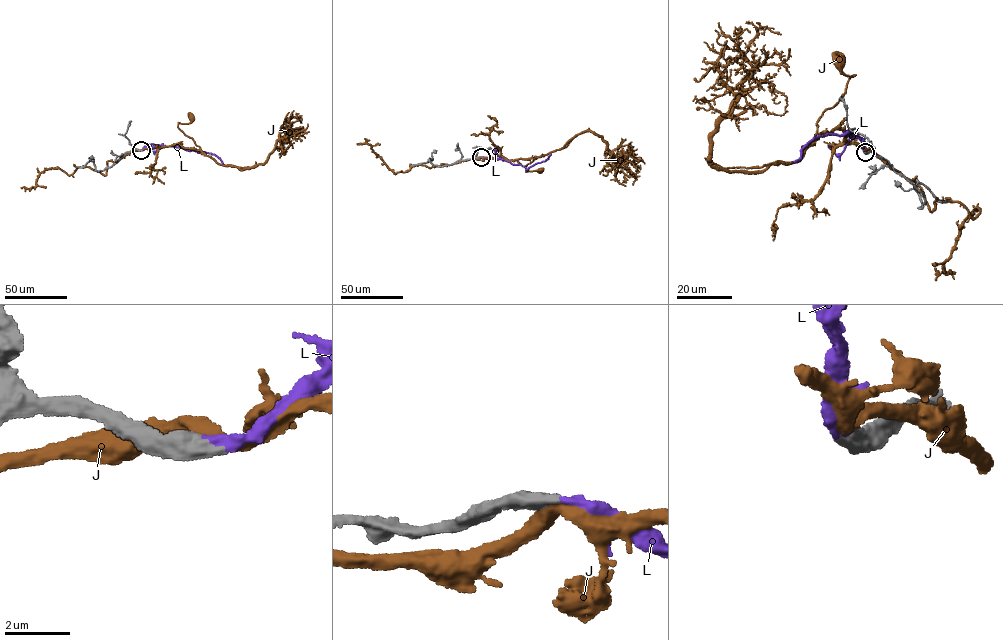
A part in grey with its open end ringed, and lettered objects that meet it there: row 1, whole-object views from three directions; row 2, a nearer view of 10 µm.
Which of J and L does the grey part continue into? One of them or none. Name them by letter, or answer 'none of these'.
L

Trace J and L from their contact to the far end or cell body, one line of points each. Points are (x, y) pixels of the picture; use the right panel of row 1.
J: (865, 152), (835, 128), (814, 137), (817, 119), (834, 106), (855, 75), (843, 74), (839, 61)
L: (864, 152), (862, 141), (846, 131), (813, 138), (793, 161)

